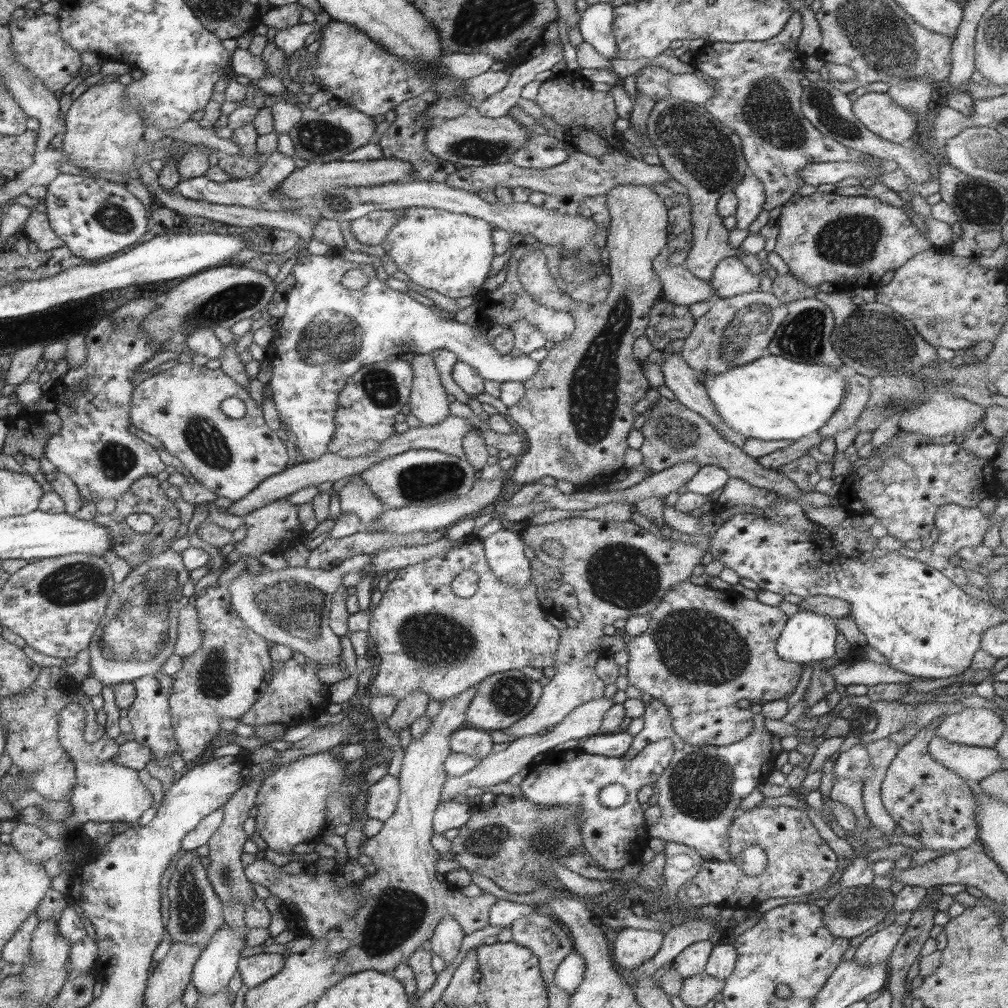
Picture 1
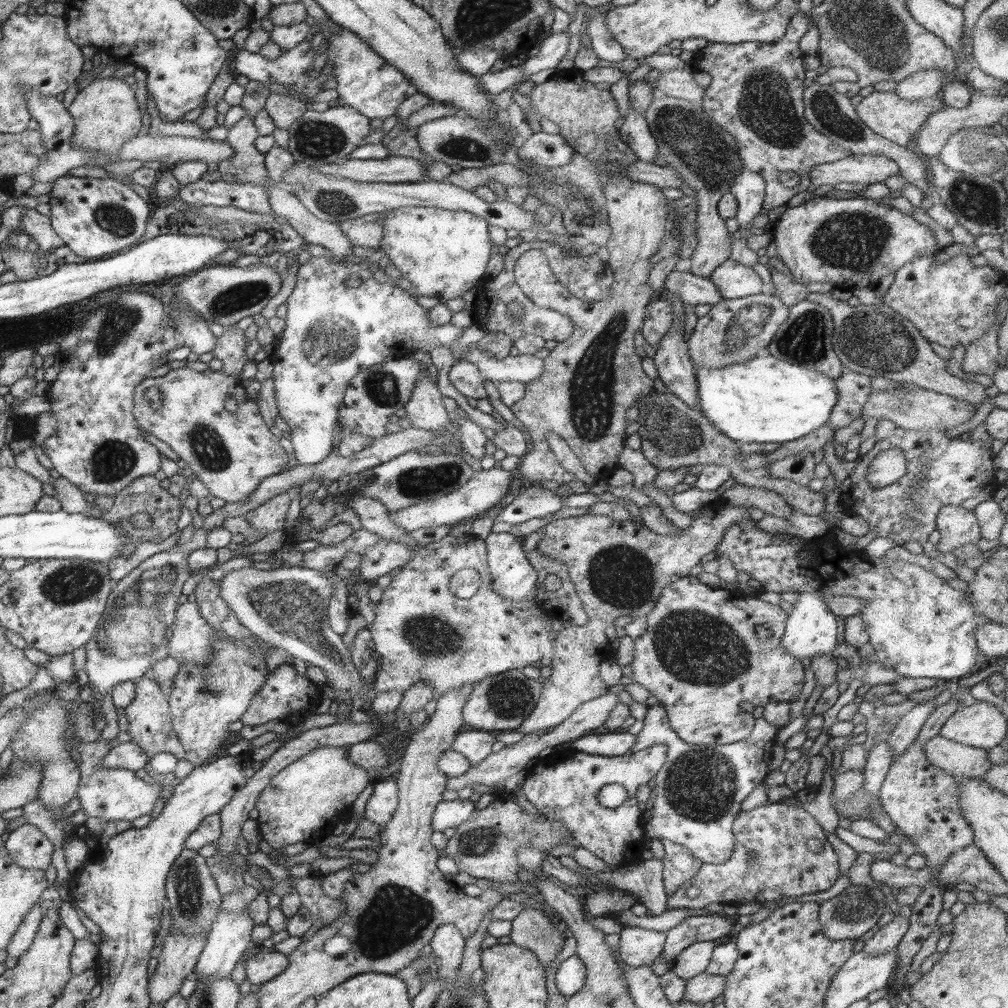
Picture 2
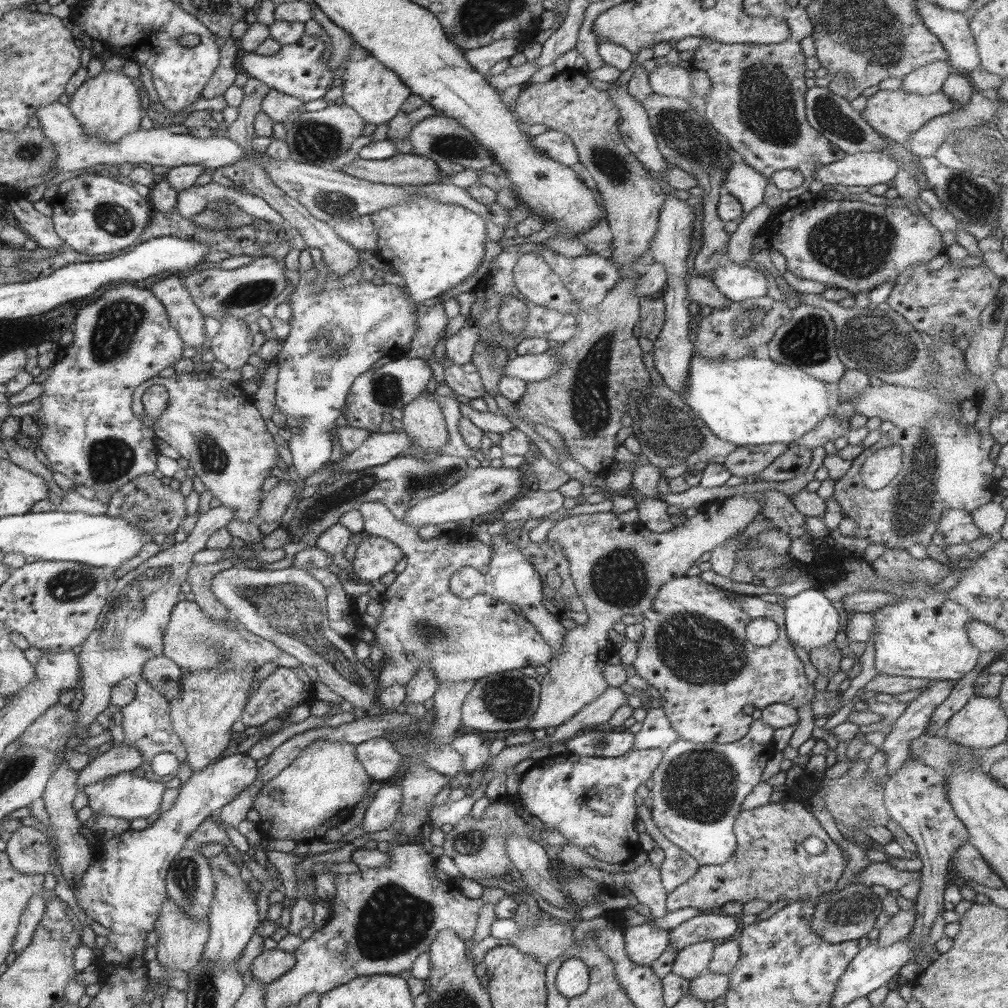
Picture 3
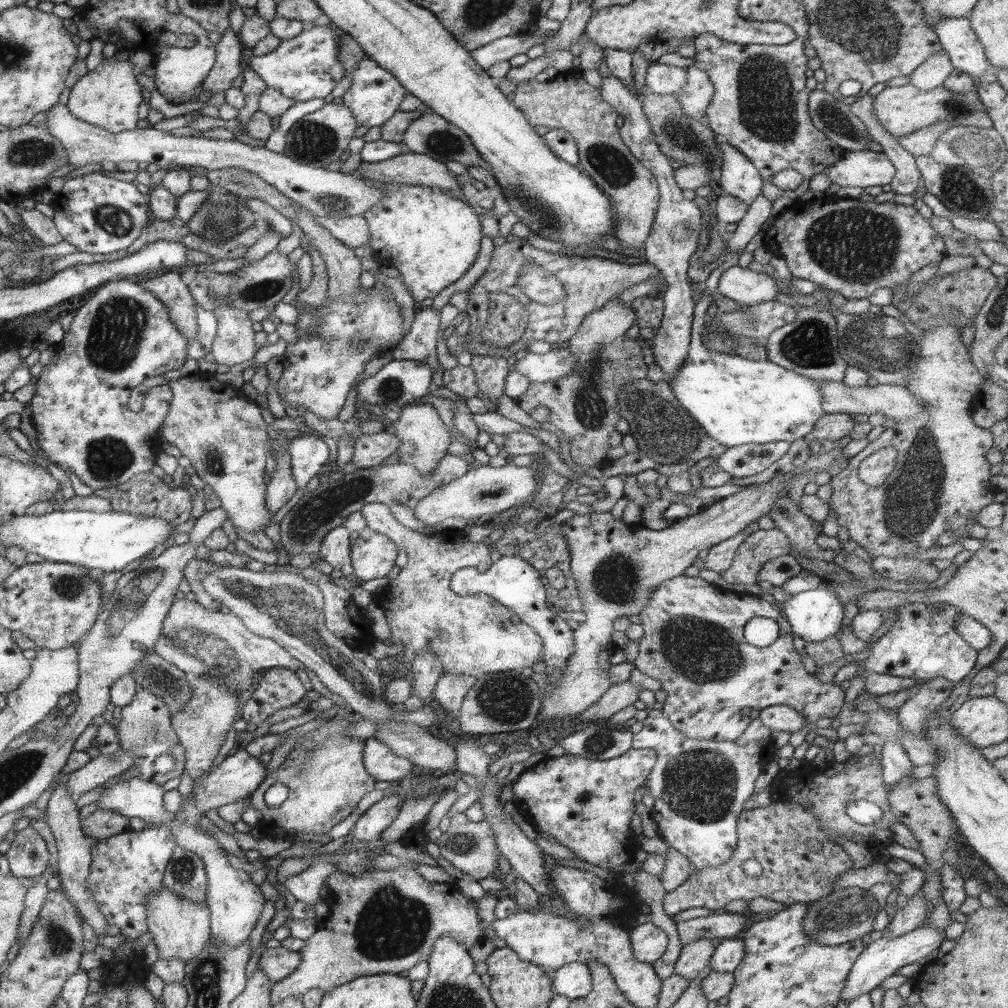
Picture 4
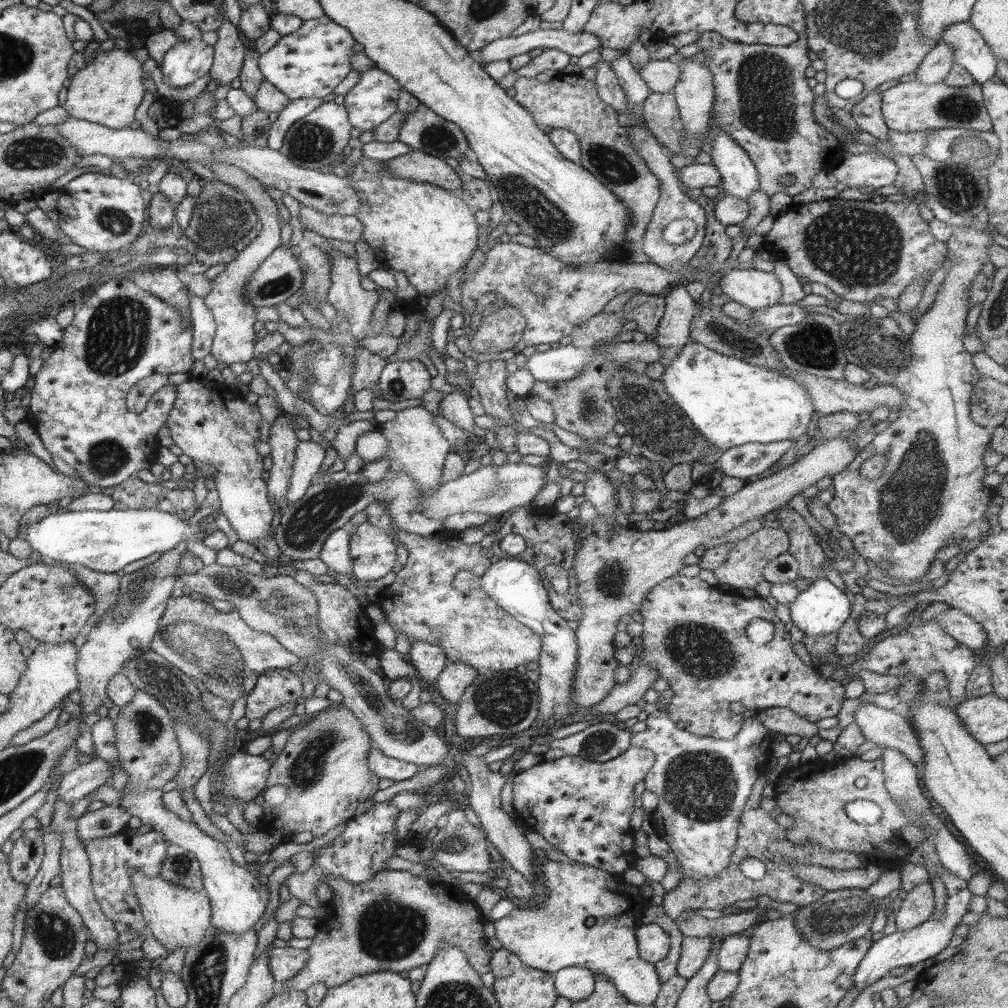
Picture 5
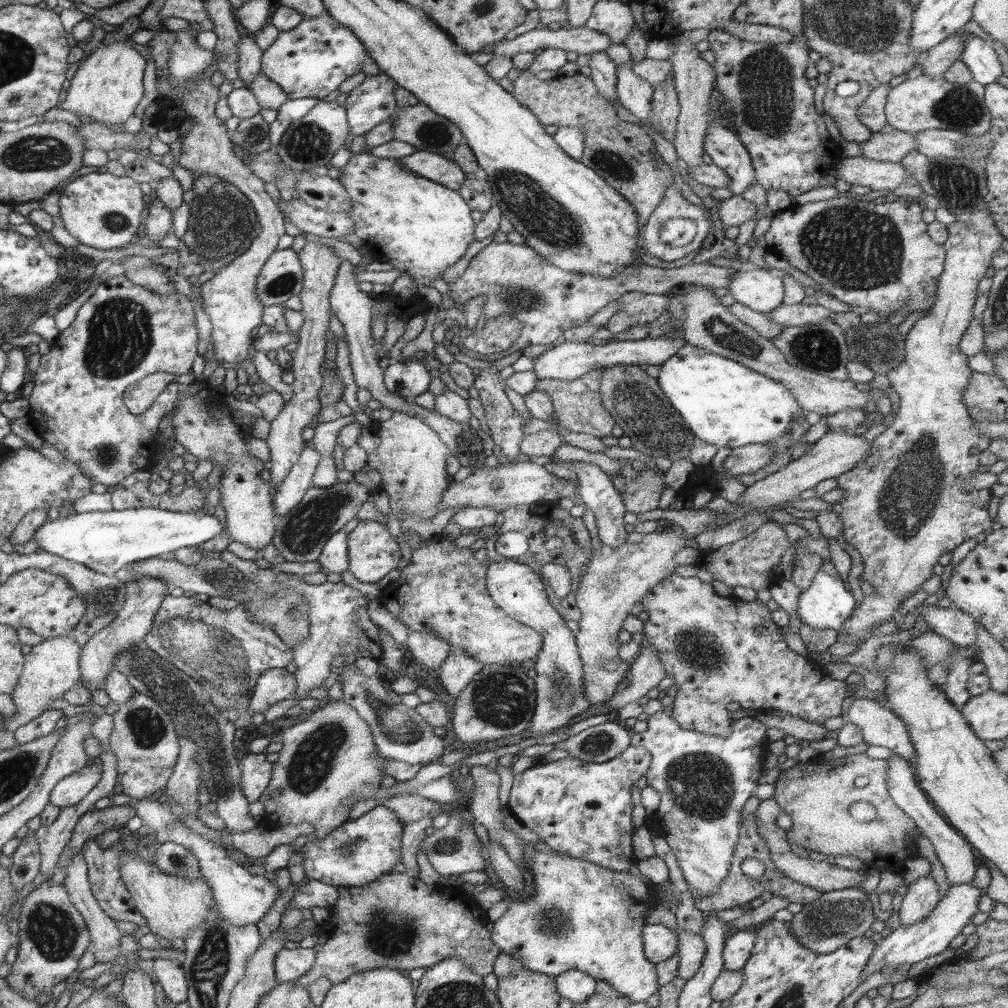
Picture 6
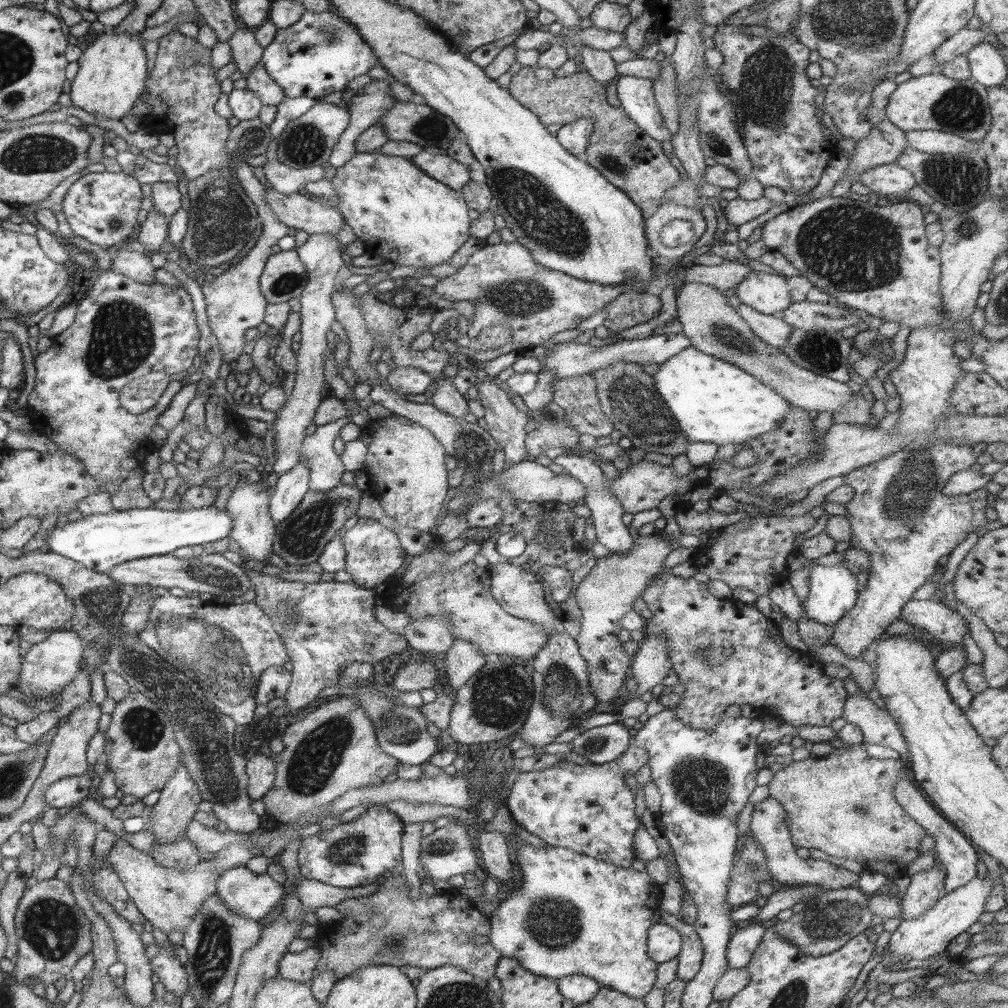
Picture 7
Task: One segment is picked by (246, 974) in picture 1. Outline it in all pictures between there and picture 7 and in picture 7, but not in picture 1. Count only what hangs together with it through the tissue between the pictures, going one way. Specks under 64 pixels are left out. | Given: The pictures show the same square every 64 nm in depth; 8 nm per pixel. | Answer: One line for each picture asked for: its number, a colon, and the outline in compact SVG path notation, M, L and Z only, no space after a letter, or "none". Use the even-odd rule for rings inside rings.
2: M275 950L259 952L245 962L245 974L251 986L263 986L275 976L283 974L283 970L287 970L289 964L291 960L285 954L279 954Z
3: M263 948L263 952L251 962L251 974L253 974L253 980L271 984L271 982L279 982L279 978L289 974L295 964L297 964L295 954L289 954L277 948L275 950Z
4: M265 948L259 966L267 974L267 980L273 984L283 982L283 978L291 978L291 974L301 966L303 954L301 952L291 952L287 948Z
5: M273 948L271 950L271 974L275 976L275 984L283 986L285 982L291 982L291 978L297 978L297 974L307 966L311 960L309 950L297 950L297 948Z
6: M283 948L277 954L275 960L275 974L281 982L299 982L303 978L303 974L307 974L313 964L317 960L317 952L313 948L295 948L295 950L287 950Z
7: M307 948L305 952L297 952L297 954L287 952L279 962L279 976L291 982L309 984L317 974L317 964L321 956L323 954L317 948Z

